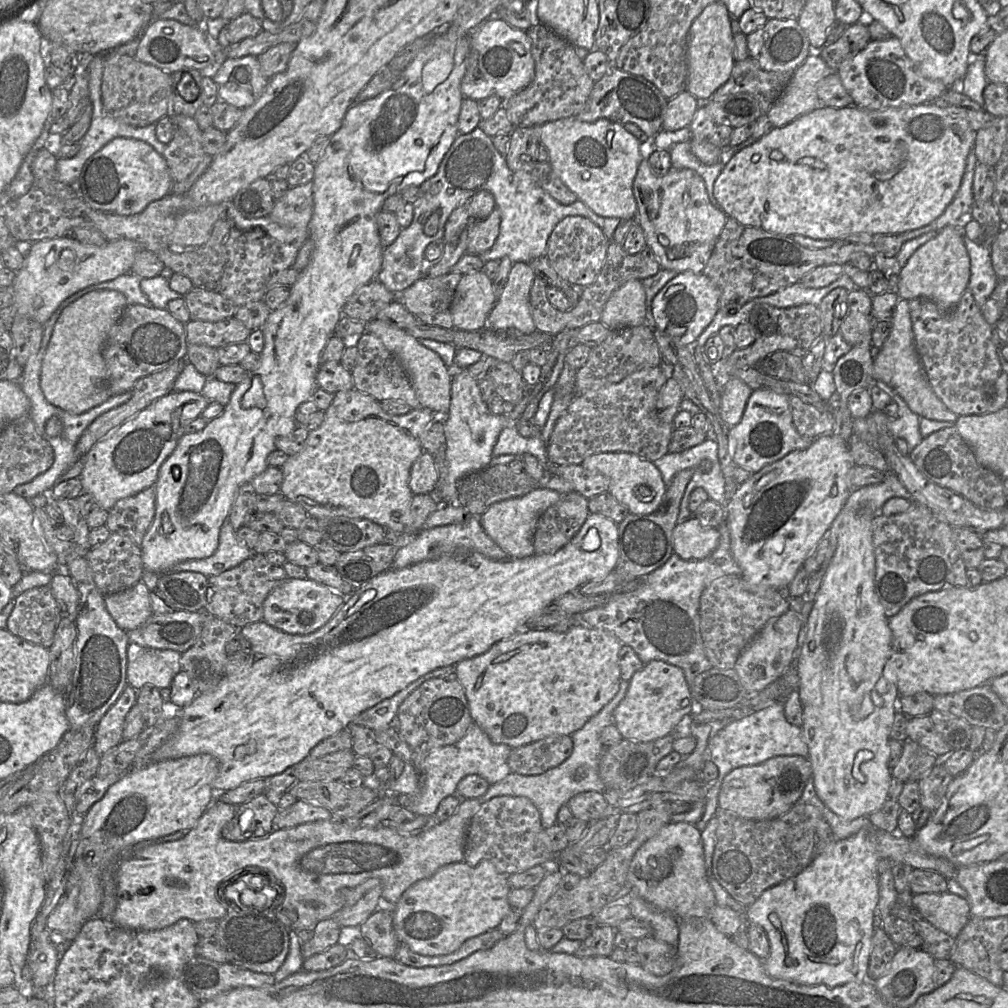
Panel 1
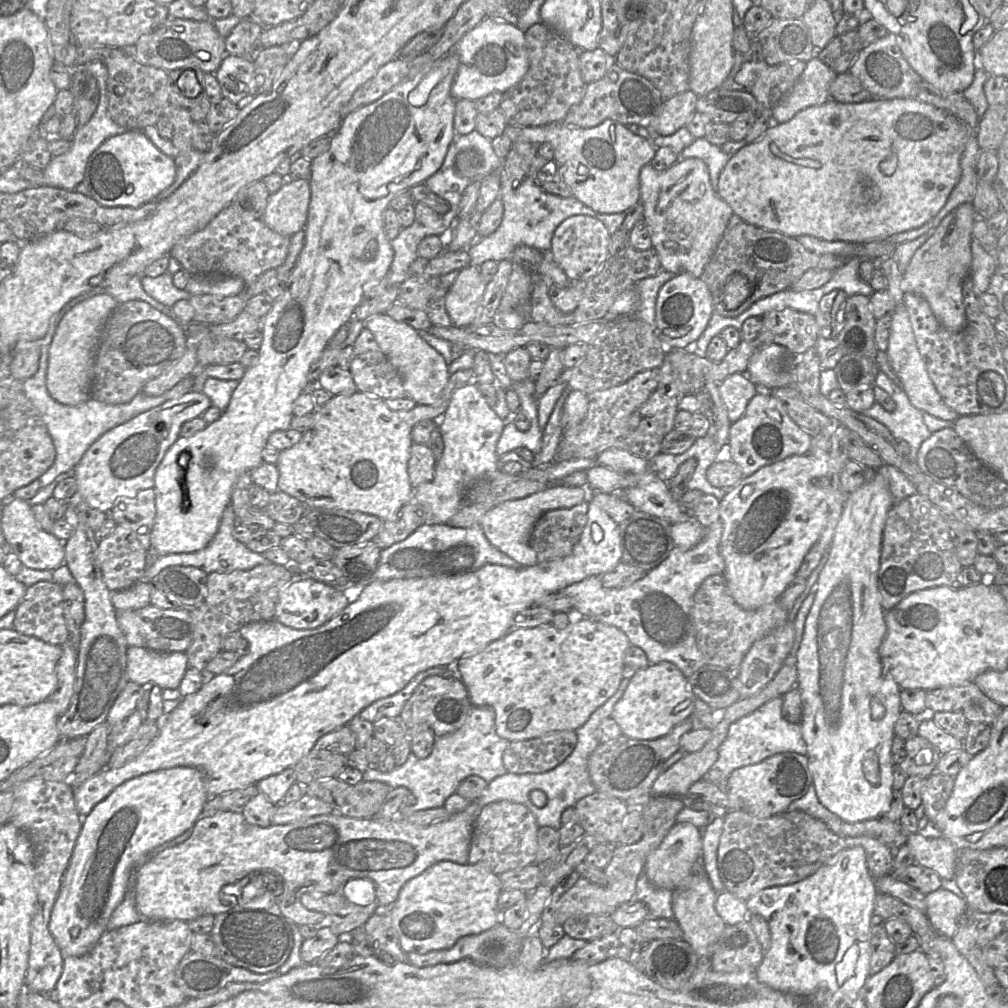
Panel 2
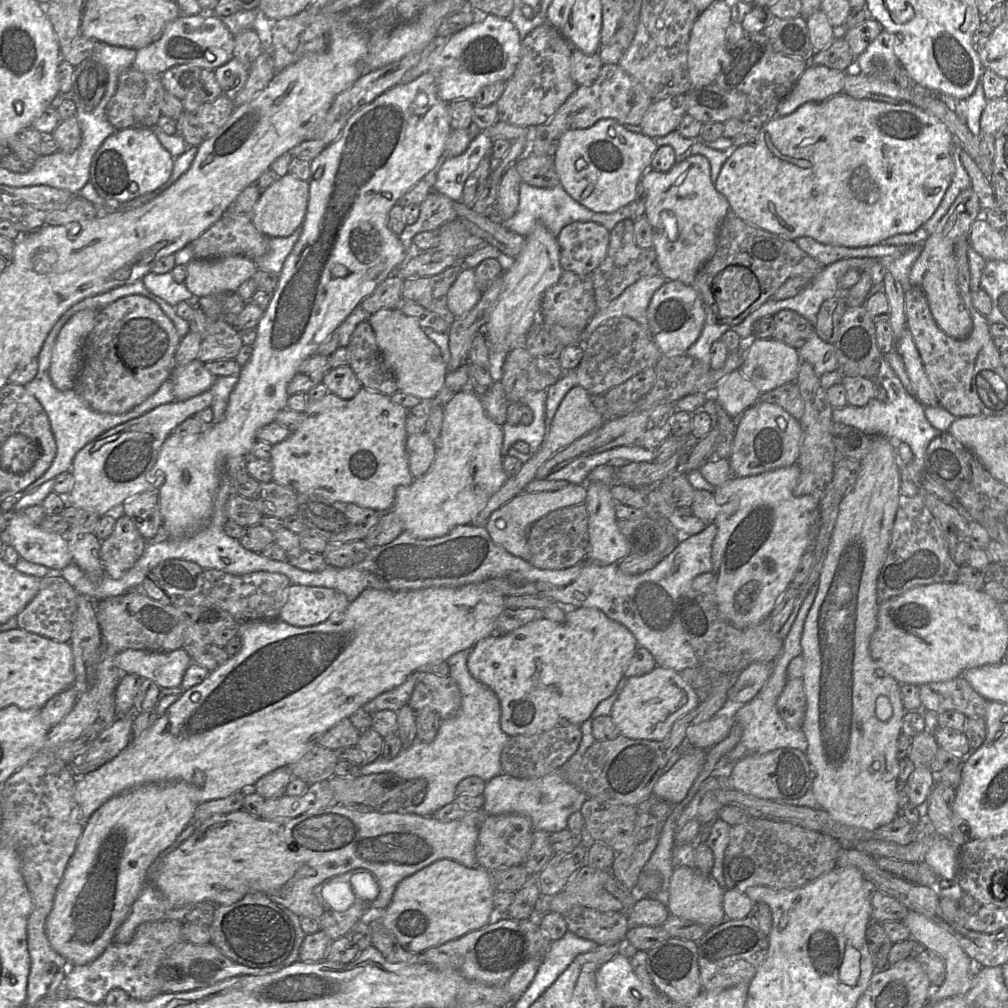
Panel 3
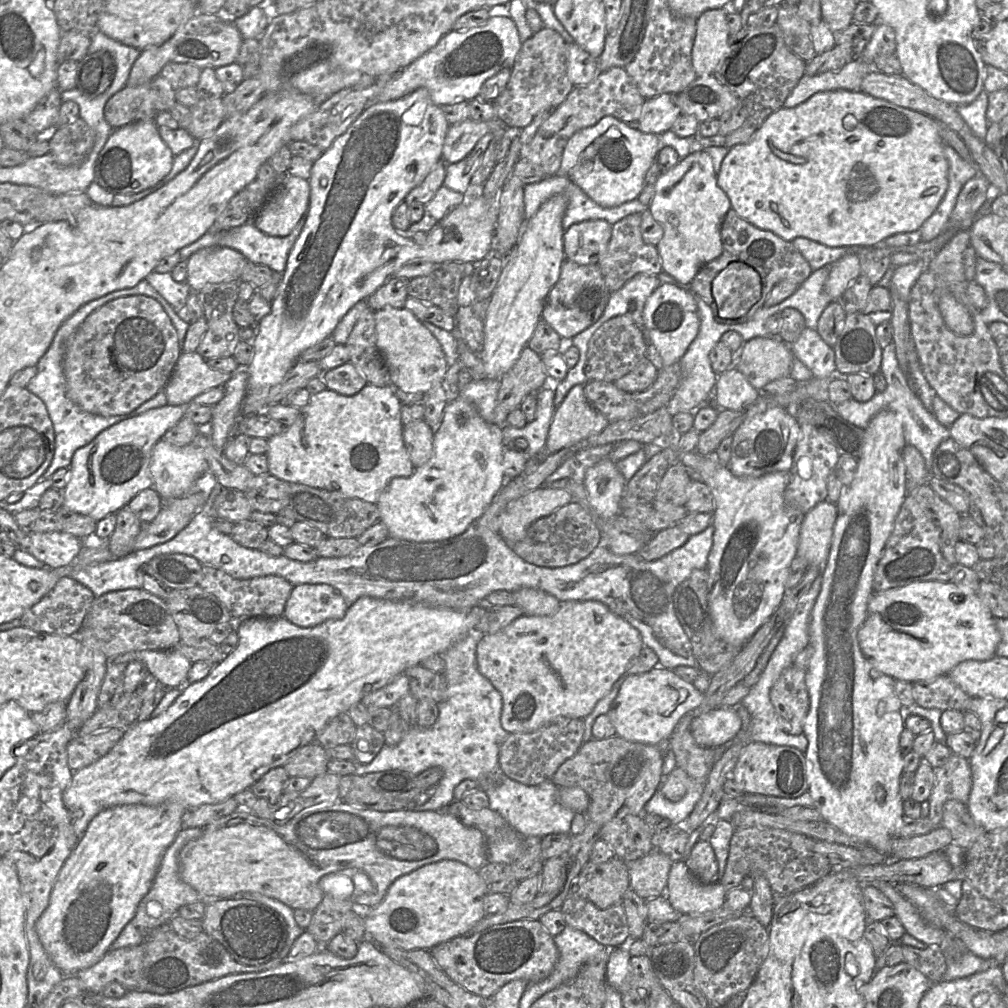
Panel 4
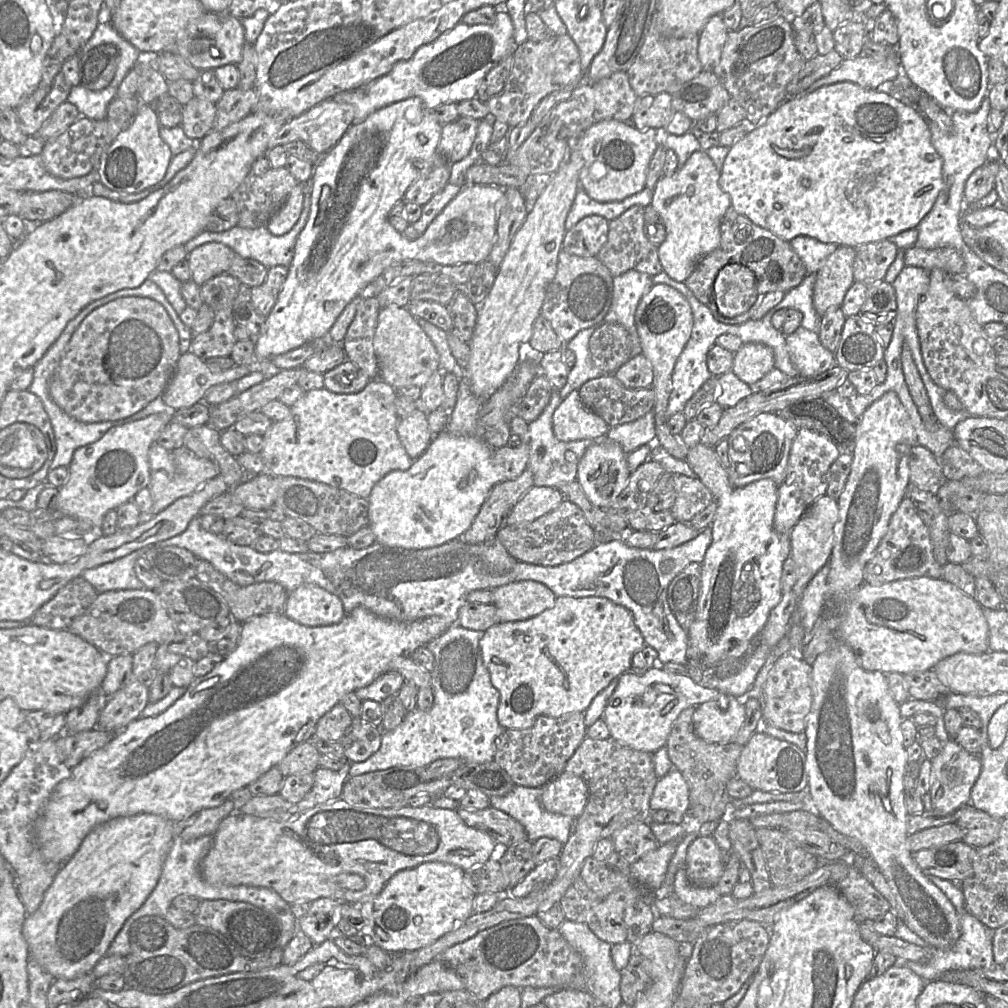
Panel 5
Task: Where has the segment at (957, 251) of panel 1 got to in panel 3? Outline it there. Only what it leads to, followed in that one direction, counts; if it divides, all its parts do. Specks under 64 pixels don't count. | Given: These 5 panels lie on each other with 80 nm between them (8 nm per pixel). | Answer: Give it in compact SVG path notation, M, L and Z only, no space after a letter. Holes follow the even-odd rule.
M971 187L962 191L941 218L935 231L922 243L921 253L913 263L909 274L910 285L919 286L925 292L931 313L938 326L955 339L967 337L973 329L973 321L958 291L954 245L961 238L969 238L971 226L979 212L980 204L977 194Z

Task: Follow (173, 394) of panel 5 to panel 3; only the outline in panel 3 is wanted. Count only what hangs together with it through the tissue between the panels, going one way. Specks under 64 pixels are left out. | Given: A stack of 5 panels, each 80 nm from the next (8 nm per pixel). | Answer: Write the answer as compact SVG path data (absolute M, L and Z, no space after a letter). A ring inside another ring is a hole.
M199 359L176 366L170 378L175 400L184 401L209 391L218 377L222 376L213 375Z

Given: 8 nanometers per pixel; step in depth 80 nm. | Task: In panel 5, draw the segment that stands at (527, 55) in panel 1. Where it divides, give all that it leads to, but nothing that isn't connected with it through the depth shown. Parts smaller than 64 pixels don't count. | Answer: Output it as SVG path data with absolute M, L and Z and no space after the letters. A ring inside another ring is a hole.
M508 12L497 13L492 25L468 25L460 21L434 41L419 47L410 59L397 62L386 75L356 89L340 92L333 99L353 106L353 124L357 124L374 111L411 97L420 98L427 110L476 98L485 75L513 53L513 33Z

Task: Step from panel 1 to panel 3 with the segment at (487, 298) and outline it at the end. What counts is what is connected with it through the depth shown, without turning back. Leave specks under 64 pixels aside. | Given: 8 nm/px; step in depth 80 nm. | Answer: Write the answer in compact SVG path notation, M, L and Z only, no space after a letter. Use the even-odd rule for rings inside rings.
M463 268L460 275L450 287L447 294L447 305L456 317L465 317L477 304L482 291L476 284L475 271L472 268Z

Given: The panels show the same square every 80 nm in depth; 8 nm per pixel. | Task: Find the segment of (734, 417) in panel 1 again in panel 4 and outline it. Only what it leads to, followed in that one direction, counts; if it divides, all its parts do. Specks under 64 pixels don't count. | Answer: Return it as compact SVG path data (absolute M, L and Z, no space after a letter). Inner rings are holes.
M735 367L719 374L712 394L717 409L742 410L759 398L755 389Z

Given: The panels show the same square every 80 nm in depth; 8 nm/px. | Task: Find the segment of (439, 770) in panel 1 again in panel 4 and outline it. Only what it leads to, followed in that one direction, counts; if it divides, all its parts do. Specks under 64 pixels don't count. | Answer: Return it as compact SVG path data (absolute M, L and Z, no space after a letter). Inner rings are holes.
M475 632L468 633L442 654L447 688L446 697L438 703L439 716L436 722L429 728L418 725L409 728L397 745L384 744L370 763L356 763L354 775L357 776L394 769L418 775L432 767L442 768L443 776L437 783L434 794L423 805L408 810L446 810L454 801L454 789L461 781L476 780L485 773L500 769L499 751L509 732L501 725L501 693L477 668L479 635Z

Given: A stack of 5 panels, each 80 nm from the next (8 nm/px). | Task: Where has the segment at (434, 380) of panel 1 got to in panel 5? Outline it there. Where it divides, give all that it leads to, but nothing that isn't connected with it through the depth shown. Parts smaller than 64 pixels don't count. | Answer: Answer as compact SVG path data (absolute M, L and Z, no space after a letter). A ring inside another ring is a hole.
M397 305L383 307L379 311L373 340L378 359L378 378L395 389L405 386L423 387L440 369L439 355L430 338L408 308Z

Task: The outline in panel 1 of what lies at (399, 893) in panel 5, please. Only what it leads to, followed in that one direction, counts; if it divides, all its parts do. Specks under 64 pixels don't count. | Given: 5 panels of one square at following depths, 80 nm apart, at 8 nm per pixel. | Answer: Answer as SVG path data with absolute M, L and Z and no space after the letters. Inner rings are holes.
M482 860L473 866L465 861L444 865L432 876L411 885L400 900L390 906L398 939L422 955L451 954L466 940L498 928L502 919L512 910L508 901L510 890L508 875L501 873L489 860Z

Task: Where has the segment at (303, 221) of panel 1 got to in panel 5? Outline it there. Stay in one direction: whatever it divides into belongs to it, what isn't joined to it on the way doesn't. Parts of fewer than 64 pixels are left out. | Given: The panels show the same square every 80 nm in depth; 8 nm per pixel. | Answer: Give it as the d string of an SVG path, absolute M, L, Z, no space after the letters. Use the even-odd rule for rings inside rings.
M297 183L289 194L285 203L271 216L266 224L269 232L281 236L289 232L298 221L304 201L304 187Z

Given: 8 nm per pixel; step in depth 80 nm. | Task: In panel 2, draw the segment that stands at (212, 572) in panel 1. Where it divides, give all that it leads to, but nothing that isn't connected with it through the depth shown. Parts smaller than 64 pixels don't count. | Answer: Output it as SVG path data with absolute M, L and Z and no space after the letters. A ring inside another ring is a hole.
M231 504L223 512L218 530L210 543L203 549L189 553L173 553L161 556L155 556L152 549L149 552L149 566L146 569L146 578L142 580L152 580L160 571L169 566L193 566L206 573L230 573L234 570L249 570L255 566L272 563L262 554L251 551L244 543L241 543L233 537L233 529L236 523L239 523L232 509Z

